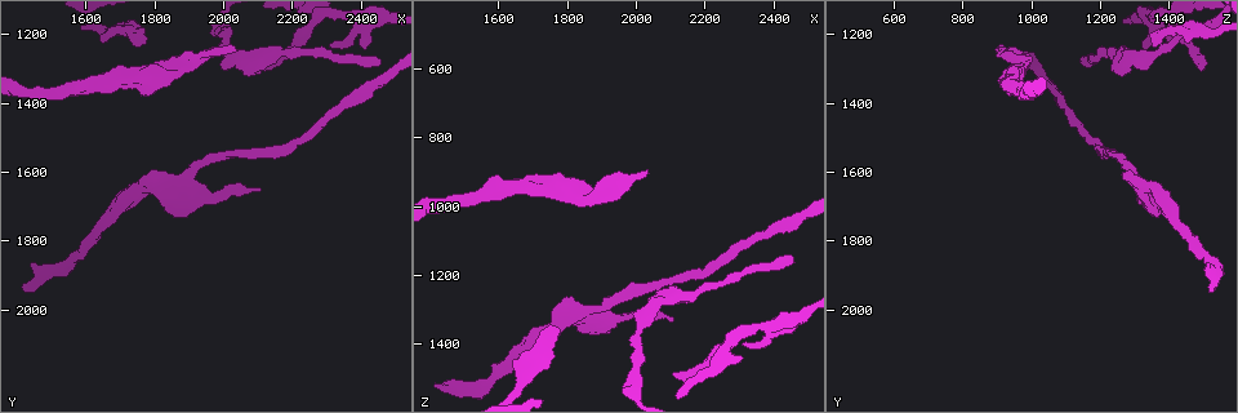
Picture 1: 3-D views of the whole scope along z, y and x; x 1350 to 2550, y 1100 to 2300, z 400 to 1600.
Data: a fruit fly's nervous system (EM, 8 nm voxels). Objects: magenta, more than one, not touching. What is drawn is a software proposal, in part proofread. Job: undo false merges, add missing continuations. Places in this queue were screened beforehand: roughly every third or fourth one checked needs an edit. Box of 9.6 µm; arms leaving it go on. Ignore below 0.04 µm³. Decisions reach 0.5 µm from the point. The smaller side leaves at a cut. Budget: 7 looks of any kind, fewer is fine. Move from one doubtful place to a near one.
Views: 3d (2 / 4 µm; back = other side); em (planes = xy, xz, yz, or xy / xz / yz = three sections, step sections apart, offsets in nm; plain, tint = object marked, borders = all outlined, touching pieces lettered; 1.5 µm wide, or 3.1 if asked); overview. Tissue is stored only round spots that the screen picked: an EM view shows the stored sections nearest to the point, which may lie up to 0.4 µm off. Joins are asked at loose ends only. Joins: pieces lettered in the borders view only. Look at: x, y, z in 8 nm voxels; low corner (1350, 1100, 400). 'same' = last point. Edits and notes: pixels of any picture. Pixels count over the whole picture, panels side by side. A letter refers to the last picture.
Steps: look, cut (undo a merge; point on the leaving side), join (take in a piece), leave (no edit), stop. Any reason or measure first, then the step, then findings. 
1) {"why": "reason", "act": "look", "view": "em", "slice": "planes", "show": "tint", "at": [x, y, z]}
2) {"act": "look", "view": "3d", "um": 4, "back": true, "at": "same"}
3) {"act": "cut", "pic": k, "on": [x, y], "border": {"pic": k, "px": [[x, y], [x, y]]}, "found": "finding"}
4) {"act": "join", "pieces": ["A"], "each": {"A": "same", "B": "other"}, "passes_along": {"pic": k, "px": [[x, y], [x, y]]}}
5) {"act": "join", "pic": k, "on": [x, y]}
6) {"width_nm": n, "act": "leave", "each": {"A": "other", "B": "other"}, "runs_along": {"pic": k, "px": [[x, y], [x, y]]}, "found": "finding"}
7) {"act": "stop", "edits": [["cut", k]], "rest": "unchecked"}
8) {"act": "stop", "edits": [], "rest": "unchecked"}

{"why": "long arm stops here", "act": "look", "view": "3d", "um": 2, "at": [2460, 1280, 1150]}

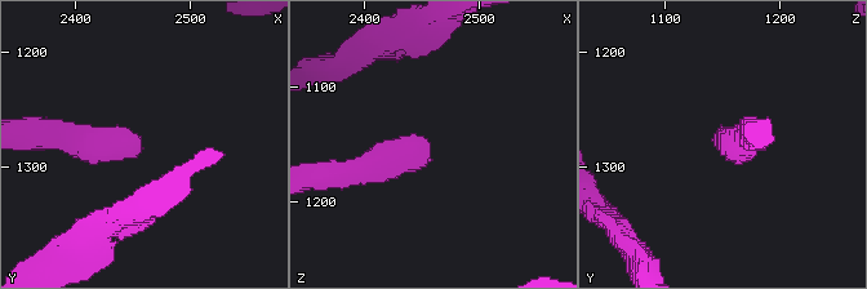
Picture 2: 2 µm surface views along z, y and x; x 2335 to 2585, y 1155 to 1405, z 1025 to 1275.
{"why": "shape alone is not enough", "act": "look", "view": "em", "slice": "xz", "step": 4, "show": "borders", "at": [2456, 1282, 1152]}

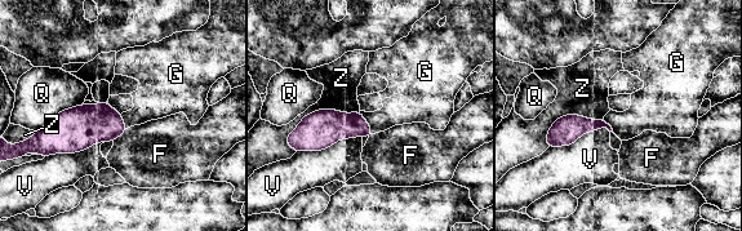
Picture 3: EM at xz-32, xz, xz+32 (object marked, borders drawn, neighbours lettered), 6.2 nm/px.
{"act": "look", "view": "em", "slice": "planes", "show": "borders", "at": "same"}

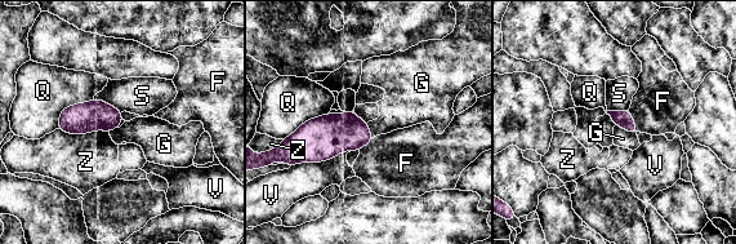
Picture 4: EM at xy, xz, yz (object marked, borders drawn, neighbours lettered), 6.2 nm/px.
{"width_nm": 100, "act": "leave", "each": {"F": "other", "G": "other", "Q": "other", "S": "other", "V": "other", "Z": "other"}, "border": {"pic": 4, "px": [[615, 124], [636, 133]]}, "found": "no lettered piece goes on from it"}

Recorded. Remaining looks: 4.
{"why": "an open end", "act": "look", "view": "3d", "um": 2, "at": [2040, 1240, 910]}

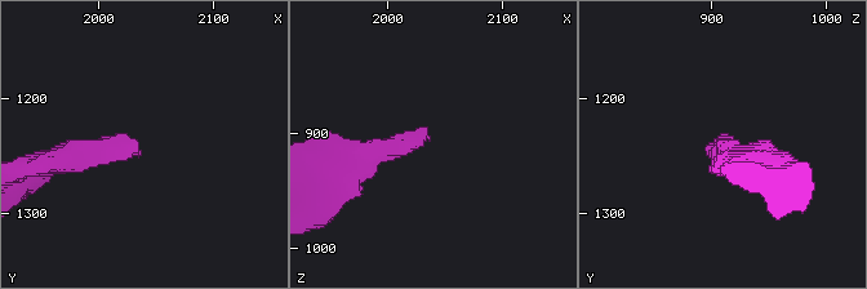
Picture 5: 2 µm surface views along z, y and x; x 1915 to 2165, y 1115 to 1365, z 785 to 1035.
{"why": "now the EM", "act": "look", "view": "em", "slice": "planes", "show": "borders", "at": [2038, 1240, 900]}

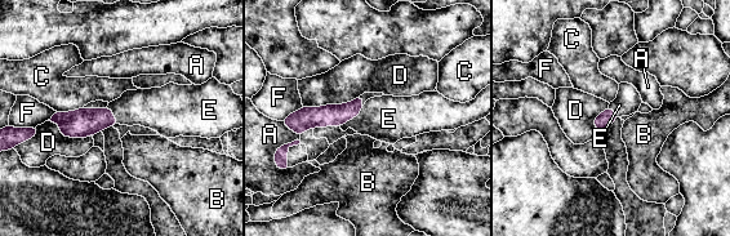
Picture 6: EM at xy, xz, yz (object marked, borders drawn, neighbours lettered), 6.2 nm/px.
{"act": "join", "pieces": ["E"], "each": {"A": "other", "B": "other", "C": "other", "D": "other", "E": "same", "F": "other"}, "passes_along": {"pic": 6, "px": [[332, 115], [352, 118], [388, 119]]}, "found": "it goes on there"}

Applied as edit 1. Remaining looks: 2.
{"act": "stop", "edits": [["join", 6]], "rest": "unchecked"}

